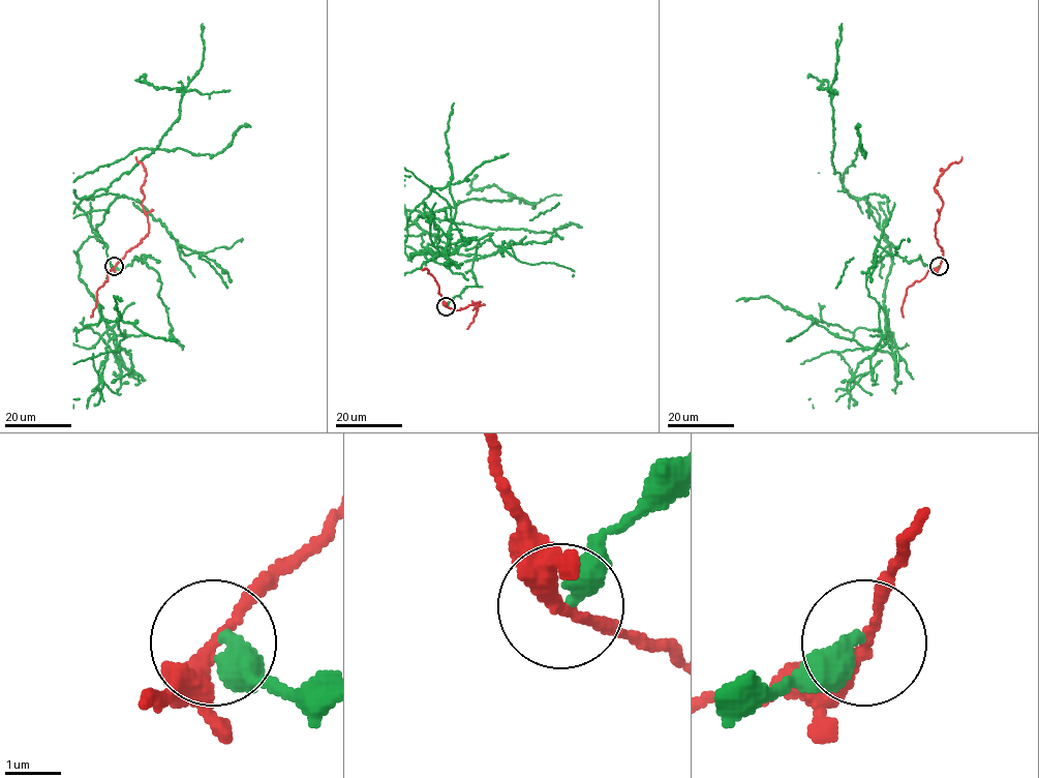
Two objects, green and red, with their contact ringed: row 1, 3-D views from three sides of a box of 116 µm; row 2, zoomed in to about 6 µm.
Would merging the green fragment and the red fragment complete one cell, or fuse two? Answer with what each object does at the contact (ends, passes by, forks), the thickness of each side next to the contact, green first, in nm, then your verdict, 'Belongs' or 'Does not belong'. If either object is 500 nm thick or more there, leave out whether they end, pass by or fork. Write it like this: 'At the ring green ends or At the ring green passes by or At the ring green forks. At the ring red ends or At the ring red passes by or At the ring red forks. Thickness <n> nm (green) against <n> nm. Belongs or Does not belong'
At the ring green ends. At the ring red passes by. Thickness 400 nm (green) against 260 nm. Does not belong

